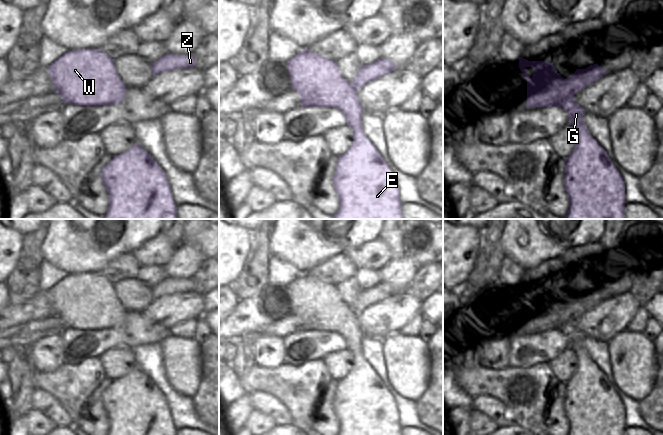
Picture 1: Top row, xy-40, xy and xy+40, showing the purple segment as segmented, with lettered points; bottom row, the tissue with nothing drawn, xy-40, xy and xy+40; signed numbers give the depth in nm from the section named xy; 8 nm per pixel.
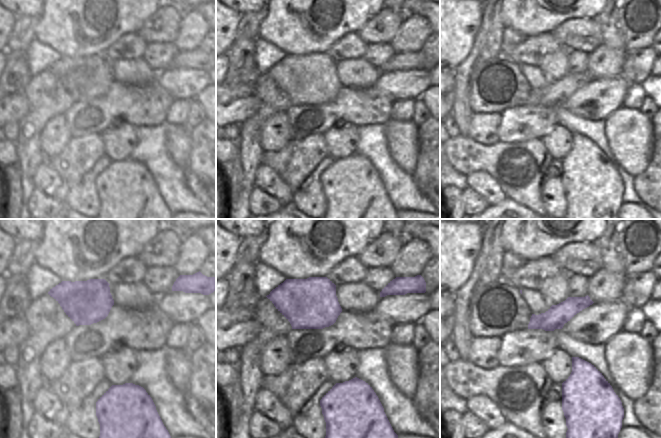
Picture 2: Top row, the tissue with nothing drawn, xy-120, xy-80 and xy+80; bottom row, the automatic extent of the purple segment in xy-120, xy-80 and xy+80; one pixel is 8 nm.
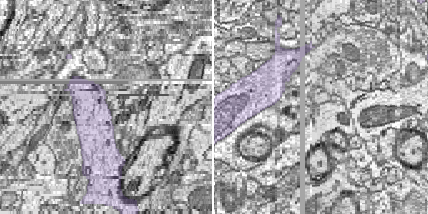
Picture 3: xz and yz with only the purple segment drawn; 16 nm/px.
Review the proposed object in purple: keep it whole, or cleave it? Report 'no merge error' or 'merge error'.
merge error

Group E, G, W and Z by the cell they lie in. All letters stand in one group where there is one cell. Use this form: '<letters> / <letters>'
E / G W Z

